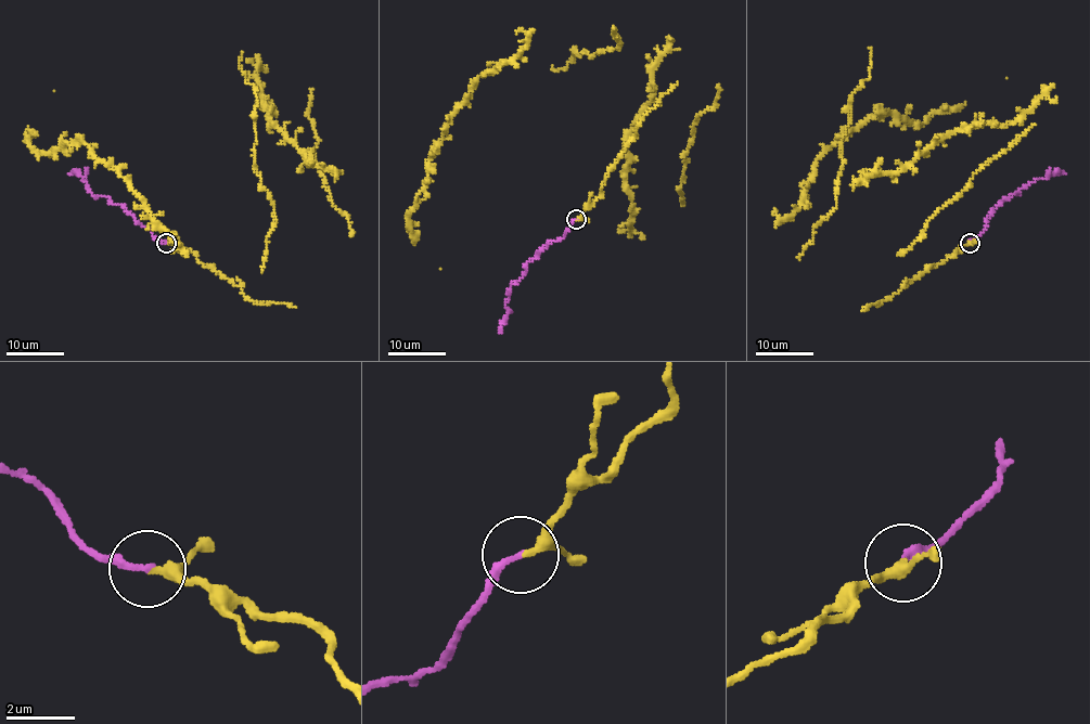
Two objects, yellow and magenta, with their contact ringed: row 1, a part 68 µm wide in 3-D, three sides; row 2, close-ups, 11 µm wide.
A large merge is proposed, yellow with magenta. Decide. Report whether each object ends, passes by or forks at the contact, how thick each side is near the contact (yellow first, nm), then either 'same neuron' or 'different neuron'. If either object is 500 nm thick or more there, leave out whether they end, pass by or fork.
yellow passes by; magenta ends there; 220 nm thick on the yellow side, 220 nm on the other; same neuron

